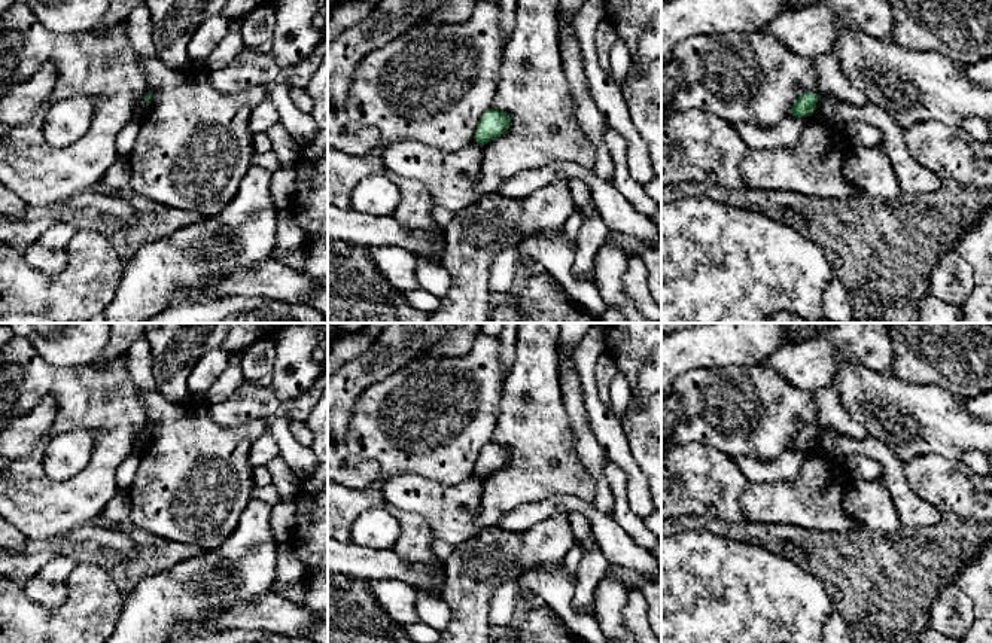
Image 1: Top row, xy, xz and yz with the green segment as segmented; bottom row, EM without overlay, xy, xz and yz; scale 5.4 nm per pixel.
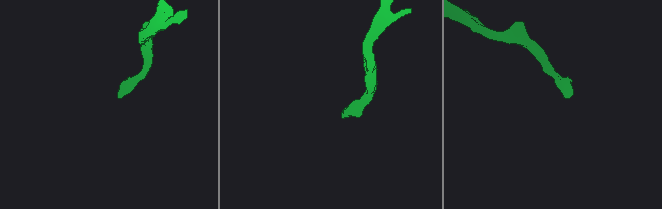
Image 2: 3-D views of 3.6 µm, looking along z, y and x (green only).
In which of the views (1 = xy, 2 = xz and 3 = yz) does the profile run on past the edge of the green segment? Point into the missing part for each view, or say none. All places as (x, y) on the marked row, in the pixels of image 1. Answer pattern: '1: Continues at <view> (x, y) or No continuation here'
1: No continuation here
2: No continuation here
3: No continuation here

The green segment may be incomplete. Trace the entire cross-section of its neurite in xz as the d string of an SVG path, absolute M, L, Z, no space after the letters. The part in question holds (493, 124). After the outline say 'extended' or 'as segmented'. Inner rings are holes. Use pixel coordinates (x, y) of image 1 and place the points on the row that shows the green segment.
M487 110L477 127L475 141L483 147L489 141L500 137L509 128L511 118L499 110Z | as segmented

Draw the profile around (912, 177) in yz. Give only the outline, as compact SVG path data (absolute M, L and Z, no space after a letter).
M827 94L818 97L815 110L839 132L845 132L846 125L853 121L876 127L882 134L879 147L892 162L903 192L929 193L943 186L943 180L938 176L932 174L913 158L904 144L901 128L883 109L868 101L864 106L853 106Z

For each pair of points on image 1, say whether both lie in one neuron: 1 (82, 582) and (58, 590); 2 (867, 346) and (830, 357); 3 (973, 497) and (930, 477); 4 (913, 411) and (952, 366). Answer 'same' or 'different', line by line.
1: different
2: same
3: same
4: different

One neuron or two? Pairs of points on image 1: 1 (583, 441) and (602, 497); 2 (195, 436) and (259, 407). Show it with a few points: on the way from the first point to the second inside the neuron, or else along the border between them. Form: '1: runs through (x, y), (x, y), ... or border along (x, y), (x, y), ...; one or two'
1: runs through (593, 454), (602, 484); one
2: border along (207, 405), (209, 414), (225, 426), (255, 418); two

